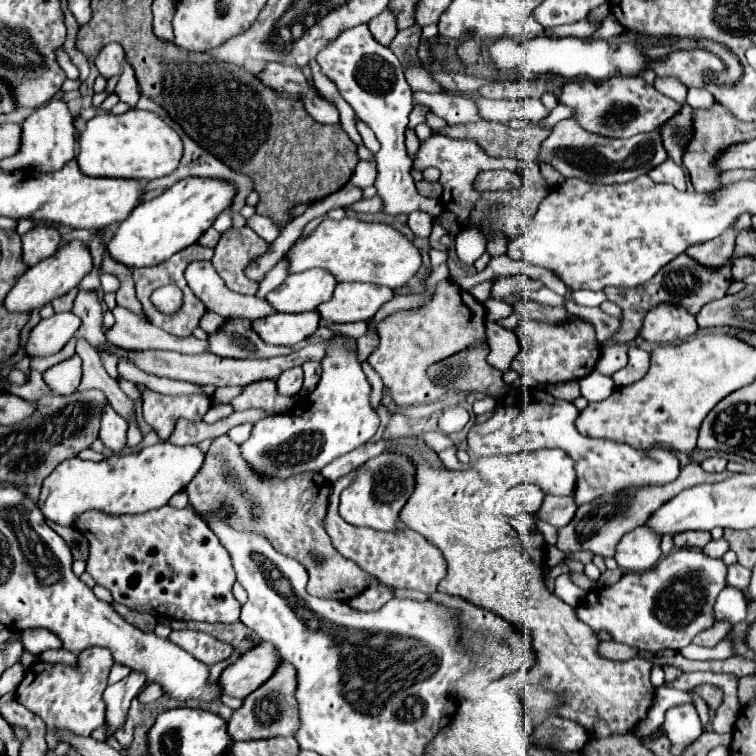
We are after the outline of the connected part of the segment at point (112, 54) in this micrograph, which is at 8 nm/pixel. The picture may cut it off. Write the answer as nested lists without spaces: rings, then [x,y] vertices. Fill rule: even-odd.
[[[106,44],[94,58],[94,64],[100,72],[100,76],[110,78],[120,72],[120,62],[124,60],[124,50],[120,44]]]

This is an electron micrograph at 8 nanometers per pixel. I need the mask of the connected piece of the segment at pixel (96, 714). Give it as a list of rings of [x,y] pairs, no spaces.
[[[92,646],[86,648],[84,652],[78,654],[80,664],[78,666],[68,666],[68,664],[44,664],[38,662],[32,668],[28,668],[26,678],[20,682],[18,690],[16,690],[16,698],[20,704],[24,704],[28,710],[36,712],[48,728],[46,740],[48,740],[48,748],[54,750],[56,748],[56,736],[54,730],[56,728],[66,728],[72,730],[80,736],[90,736],[92,730],[100,728],[104,724],[104,688],[108,686],[108,672],[114,664],[112,654],[108,652],[108,648],[100,648],[100,646]]]

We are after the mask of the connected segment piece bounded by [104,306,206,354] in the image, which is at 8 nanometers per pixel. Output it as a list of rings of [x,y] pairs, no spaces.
[[[116,306],[112,314],[116,322],[112,328],[104,332],[104,336],[114,346],[128,348],[128,350],[144,350],[156,346],[160,350],[174,350],[180,354],[206,352],[206,339],[196,340],[194,336],[172,336],[120,306]]]

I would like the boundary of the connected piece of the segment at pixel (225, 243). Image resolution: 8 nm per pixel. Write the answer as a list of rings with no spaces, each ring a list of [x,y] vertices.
[[[230,228],[222,234],[216,252],[212,256],[212,266],[216,268],[218,276],[226,282],[232,292],[238,294],[256,294],[260,282],[248,280],[244,270],[250,262],[266,254],[270,244],[262,240],[252,228]]]

